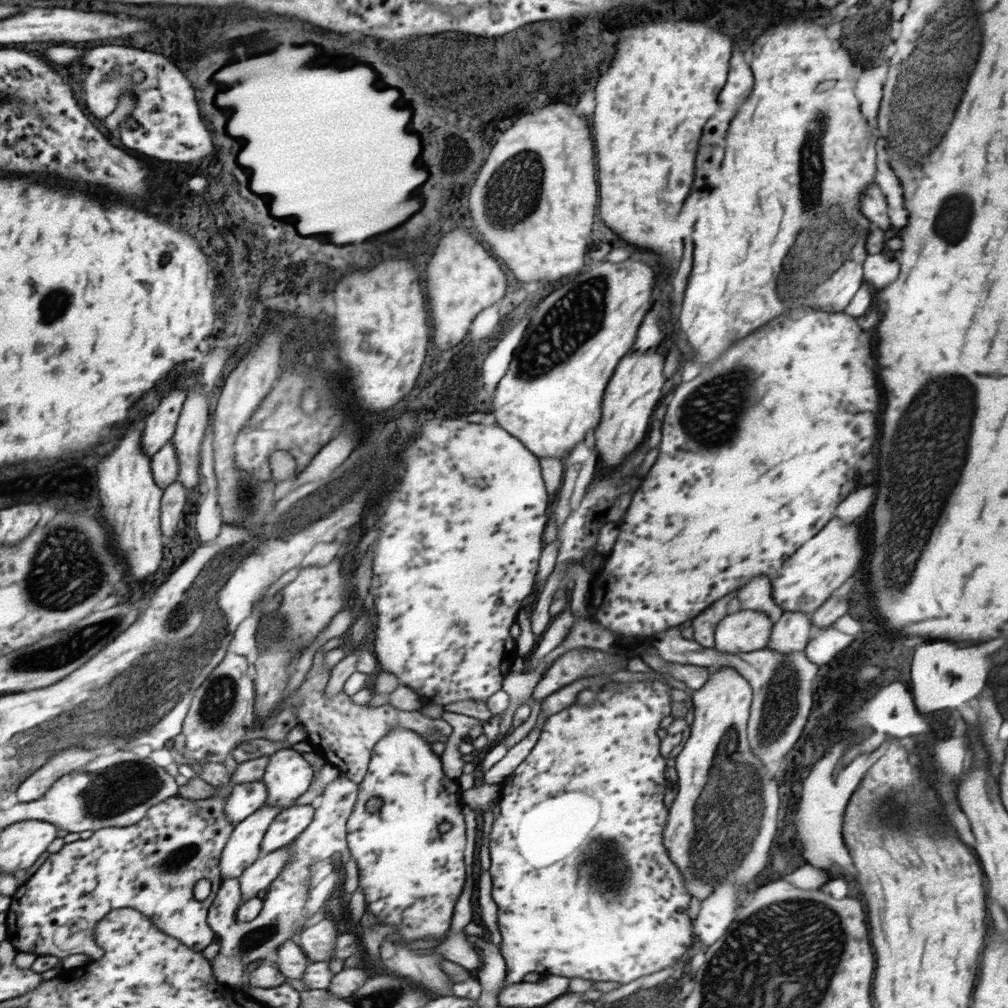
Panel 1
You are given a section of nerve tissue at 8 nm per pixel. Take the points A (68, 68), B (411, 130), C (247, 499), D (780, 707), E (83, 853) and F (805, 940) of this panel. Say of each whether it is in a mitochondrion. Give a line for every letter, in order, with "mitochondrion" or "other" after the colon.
A: other
B: other
C: mitochondrion
D: mitochondrion
E: other
F: mitochondrion

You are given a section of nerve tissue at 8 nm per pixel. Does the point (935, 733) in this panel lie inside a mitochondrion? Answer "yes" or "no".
no

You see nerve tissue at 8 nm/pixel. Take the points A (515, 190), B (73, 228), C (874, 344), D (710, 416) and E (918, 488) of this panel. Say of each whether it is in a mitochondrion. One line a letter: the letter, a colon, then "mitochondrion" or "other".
A: mitochondrion
B: other
C: other
D: mitochondrion
E: mitochondrion

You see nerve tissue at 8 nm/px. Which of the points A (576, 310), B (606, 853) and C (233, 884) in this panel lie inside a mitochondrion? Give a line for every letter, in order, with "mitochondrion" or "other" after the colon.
A: mitochondrion
B: mitochondrion
C: other

